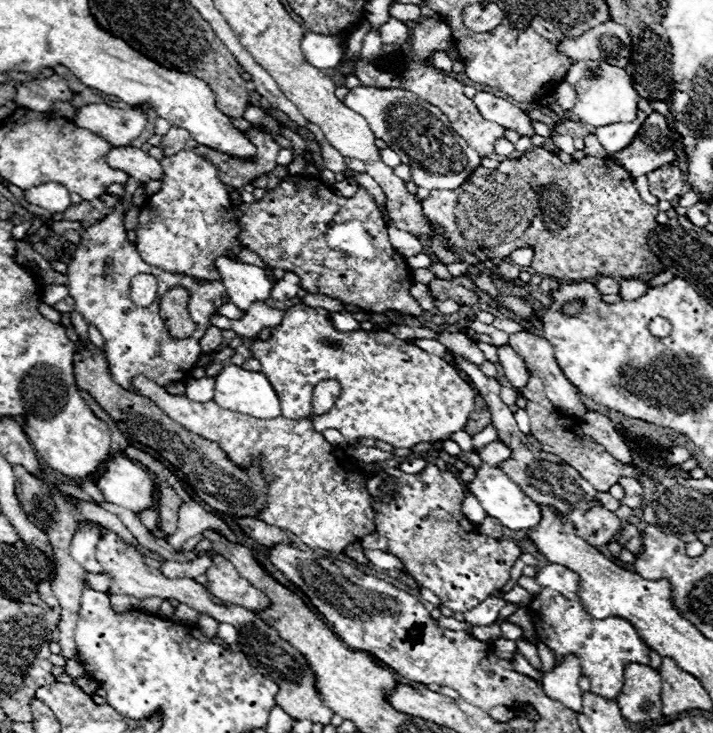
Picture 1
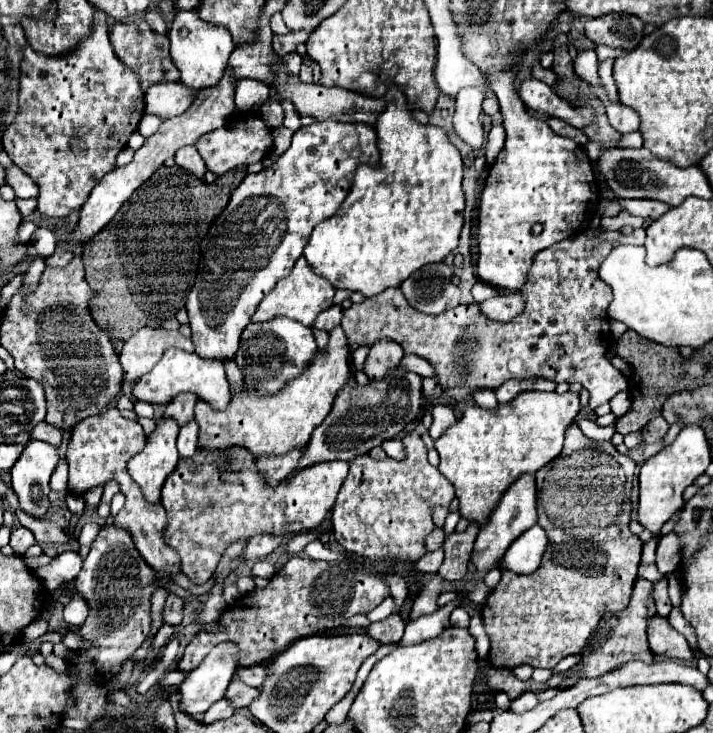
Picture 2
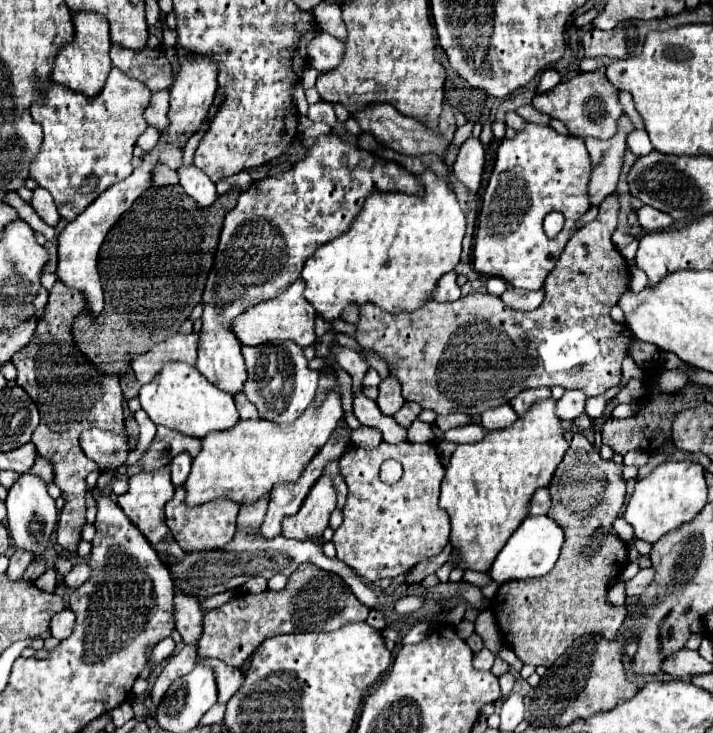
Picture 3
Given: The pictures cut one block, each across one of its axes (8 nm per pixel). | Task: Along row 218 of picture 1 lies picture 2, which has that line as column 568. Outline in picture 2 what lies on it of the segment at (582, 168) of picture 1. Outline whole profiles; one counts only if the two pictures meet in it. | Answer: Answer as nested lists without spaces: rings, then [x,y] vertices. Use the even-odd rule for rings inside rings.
[[[572,424],[566,430],[566,442],[564,442],[564,450],[550,462],[546,464],[542,470],[538,470],[536,474],[536,486],[538,486],[538,524],[546,530],[548,534],[548,548],[546,554],[542,558],[542,566],[540,570],[536,570],[534,574],[528,576],[520,576],[514,572],[504,570],[502,572],[502,580],[500,584],[490,592],[486,604],[482,606],[482,620],[486,626],[486,634],[490,638],[490,664],[498,666],[498,668],[508,668],[514,670],[520,664],[530,664],[532,668],[554,668],[562,658],[572,656],[572,654],[580,654],[588,642],[588,636],[592,634],[592,630],[596,628],[596,624],[600,622],[600,618],[606,612],[620,612],[630,604],[630,596],[632,596],[632,588],[634,588],[634,580],[636,580],[636,572],[640,566],[640,554],[642,554],[642,542],[638,540],[638,536],[634,536],[628,530],[628,522],[630,522],[630,512],[632,512],[632,504],[630,504],[630,492],[632,492],[632,476],[636,470],[636,462],[630,456],[620,454],[610,442],[596,442],[590,440],[582,434],[582,430],[578,428],[578,424]]]

